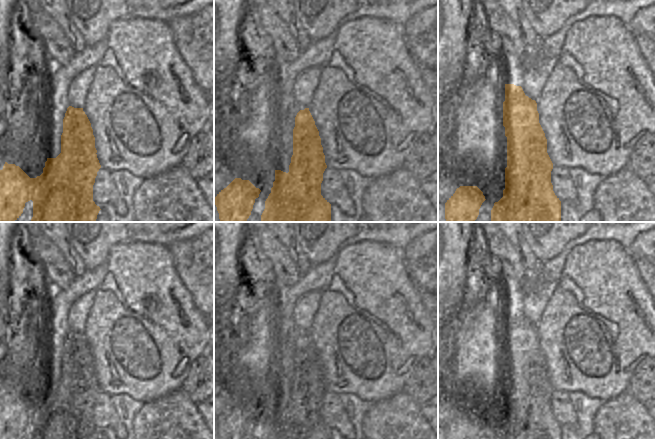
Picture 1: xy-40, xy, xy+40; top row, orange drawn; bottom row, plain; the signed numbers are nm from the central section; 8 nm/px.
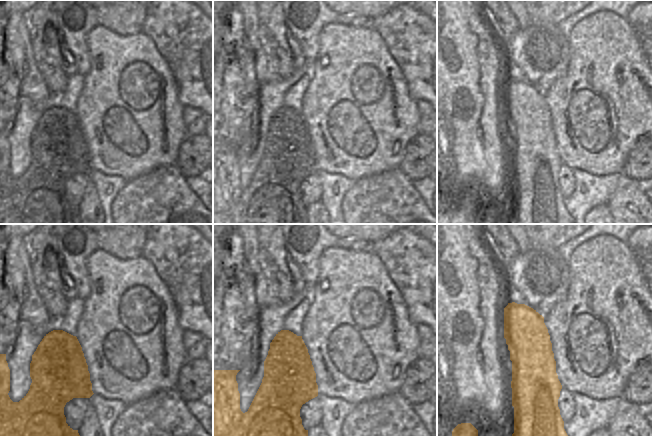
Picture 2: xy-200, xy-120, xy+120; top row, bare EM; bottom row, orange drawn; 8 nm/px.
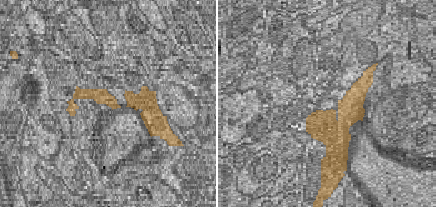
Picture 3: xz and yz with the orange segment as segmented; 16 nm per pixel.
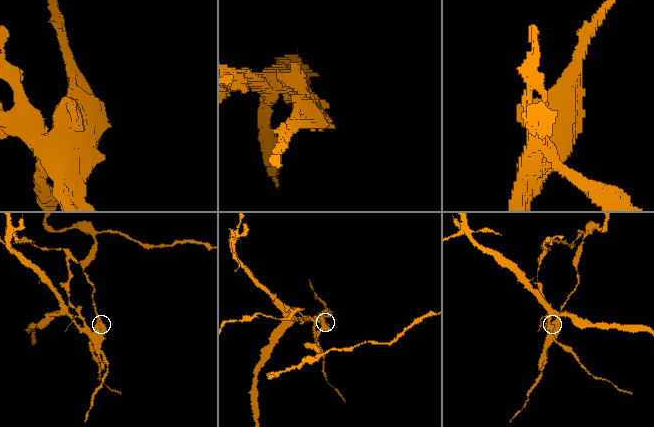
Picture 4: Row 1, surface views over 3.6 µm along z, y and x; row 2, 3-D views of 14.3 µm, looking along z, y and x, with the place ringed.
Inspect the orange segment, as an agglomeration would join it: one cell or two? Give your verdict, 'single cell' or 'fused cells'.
fused cells

